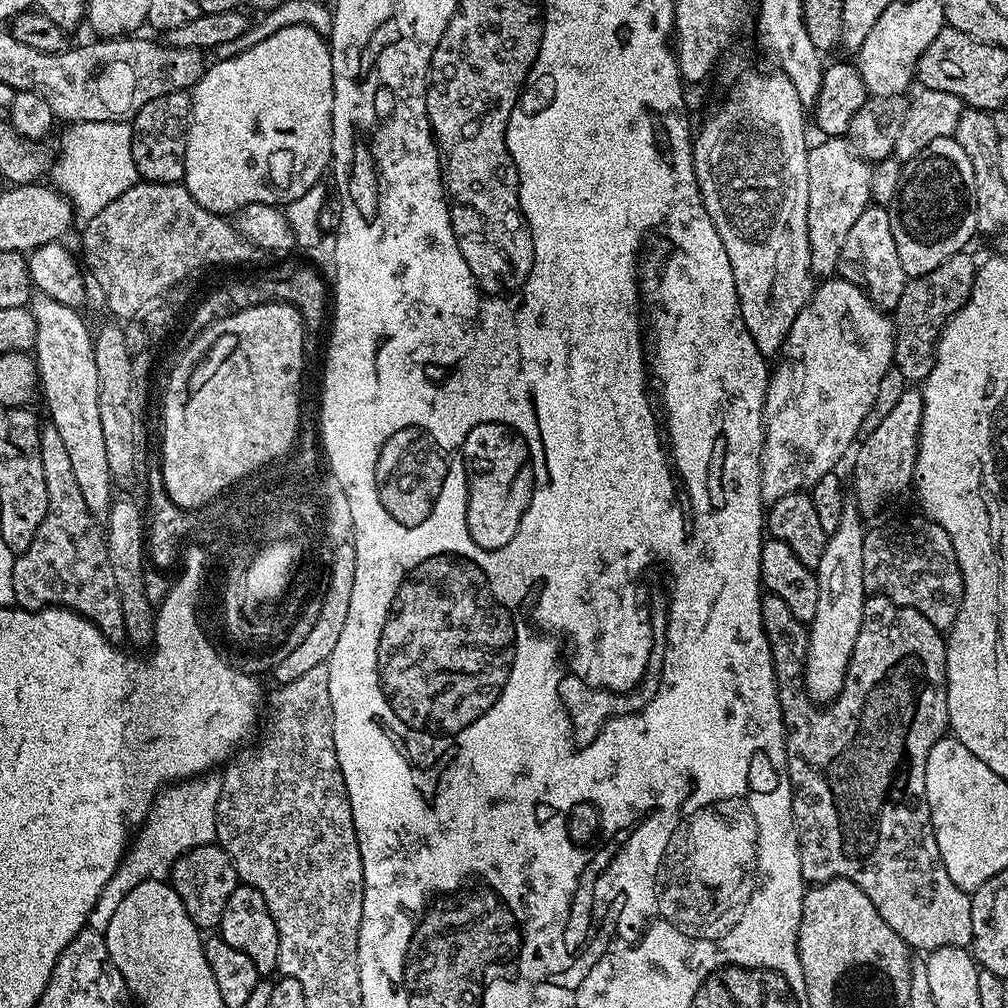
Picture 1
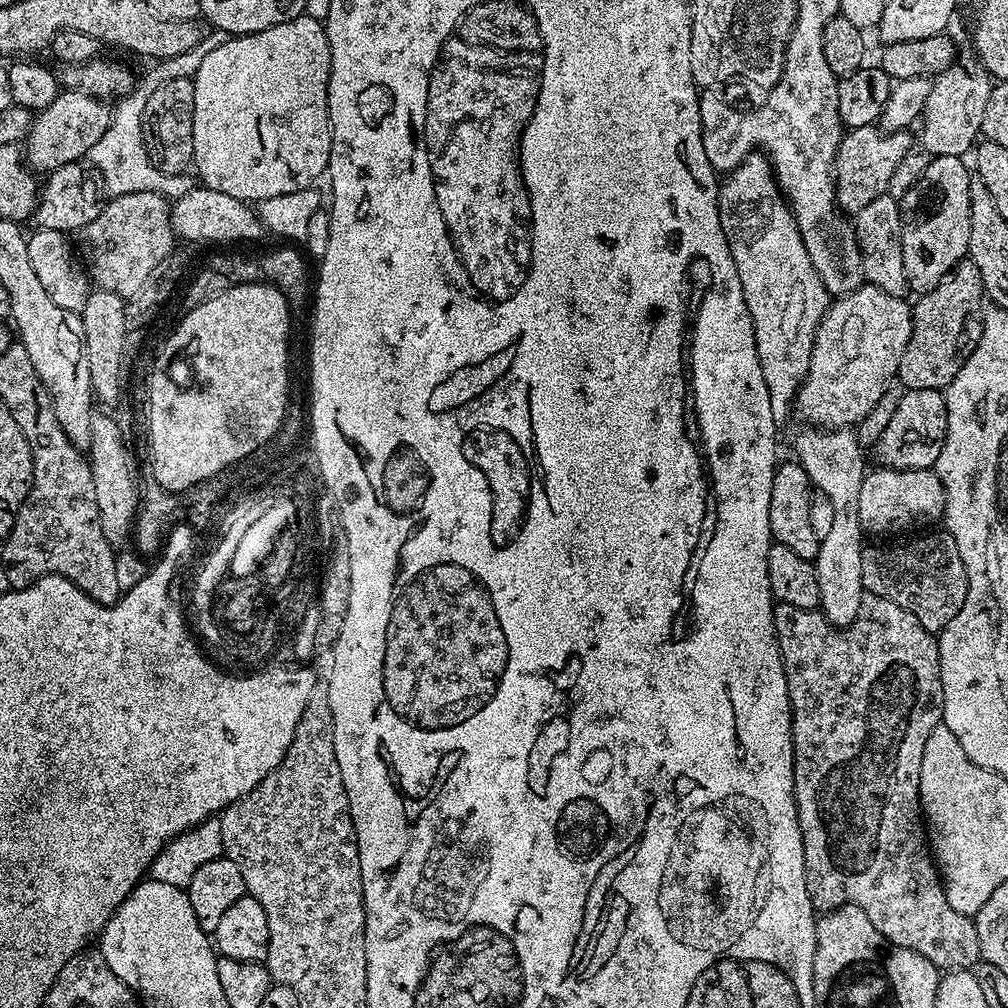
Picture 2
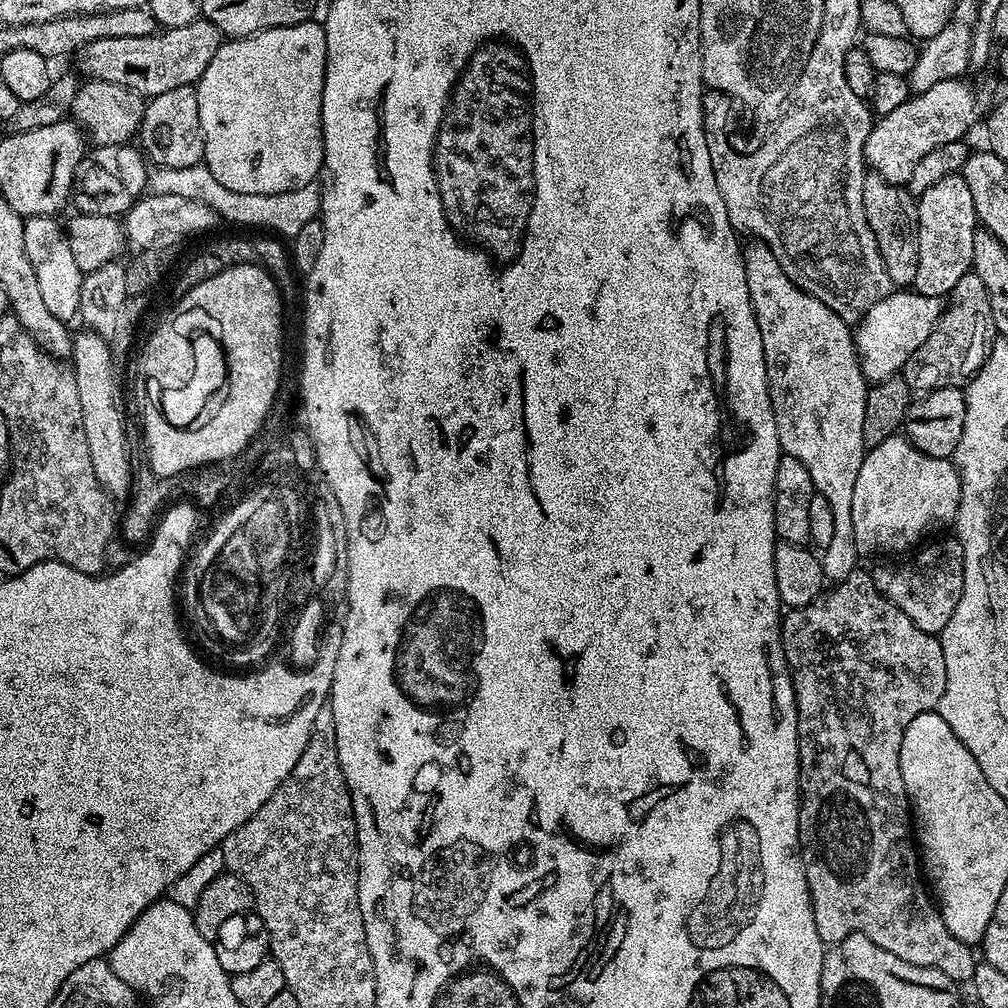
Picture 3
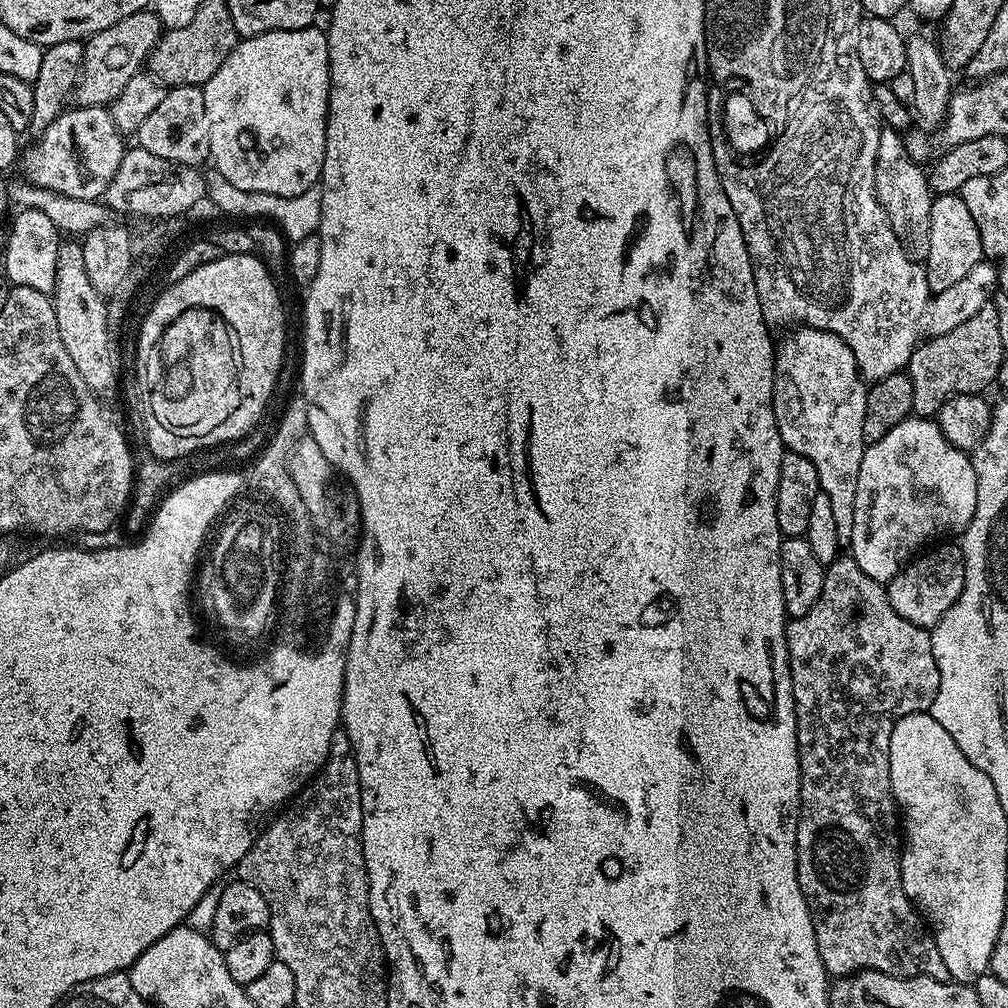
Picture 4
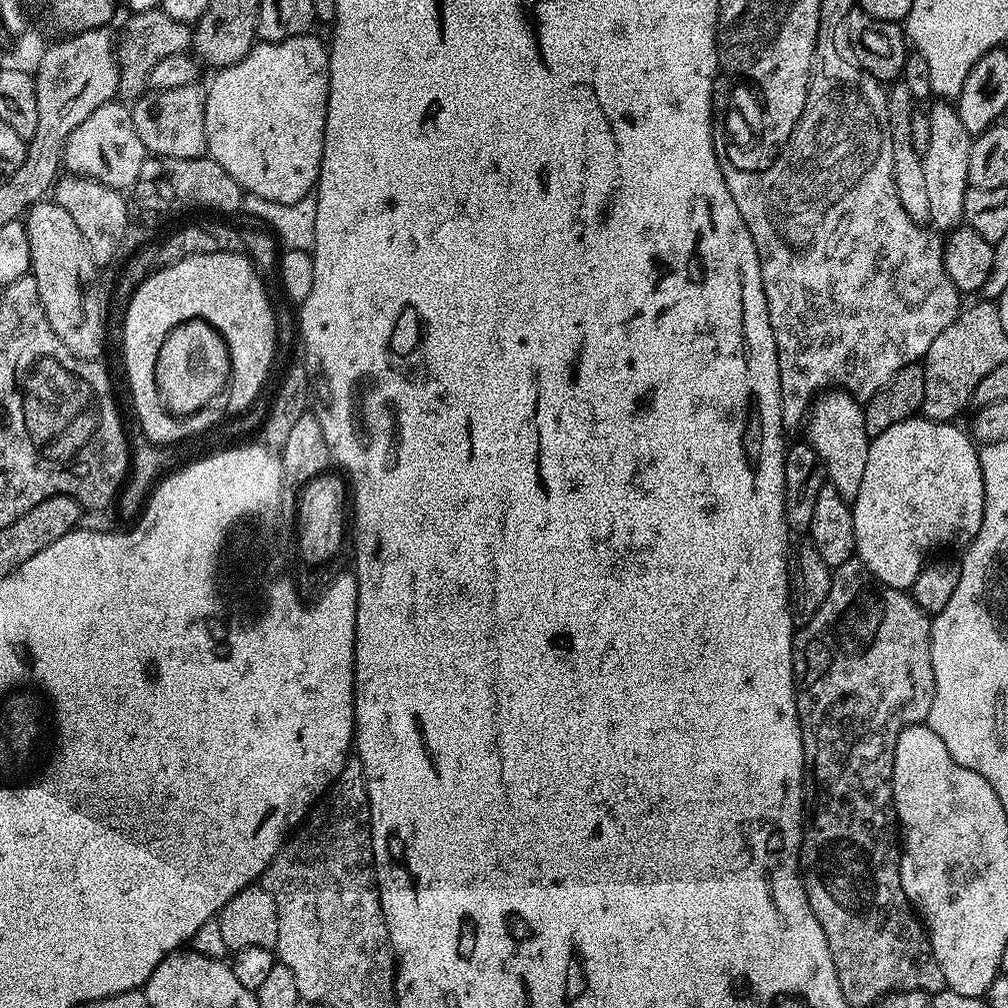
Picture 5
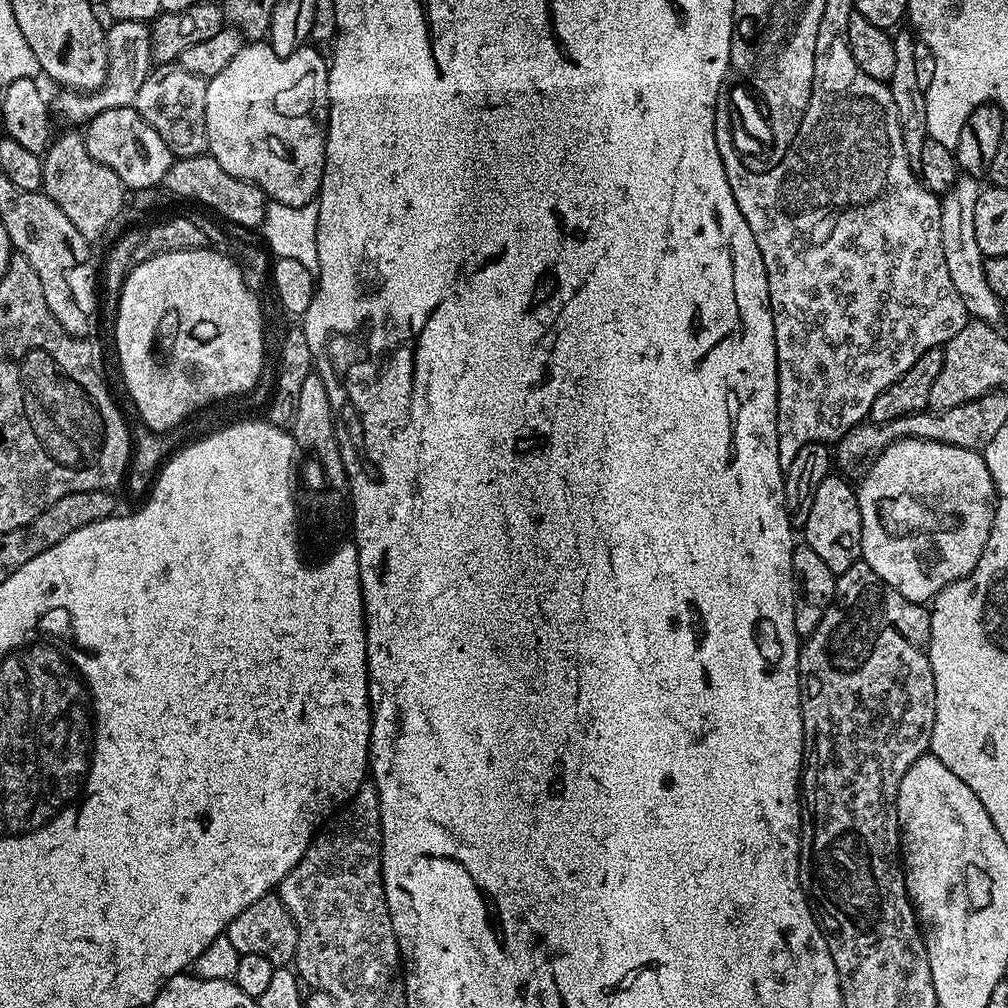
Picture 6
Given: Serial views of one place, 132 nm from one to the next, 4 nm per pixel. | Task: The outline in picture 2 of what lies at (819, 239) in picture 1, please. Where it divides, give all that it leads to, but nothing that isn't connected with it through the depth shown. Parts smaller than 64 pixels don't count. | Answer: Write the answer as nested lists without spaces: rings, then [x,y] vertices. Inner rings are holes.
[[[871,124],[845,133],[840,142],[834,169],[838,200],[845,209],[858,210],[866,206],[866,202],[887,193],[890,178],[894,178],[898,162],[902,162],[902,158],[906,158],[906,154],[913,151],[914,136],[911,134],[908,130],[881,130]]]

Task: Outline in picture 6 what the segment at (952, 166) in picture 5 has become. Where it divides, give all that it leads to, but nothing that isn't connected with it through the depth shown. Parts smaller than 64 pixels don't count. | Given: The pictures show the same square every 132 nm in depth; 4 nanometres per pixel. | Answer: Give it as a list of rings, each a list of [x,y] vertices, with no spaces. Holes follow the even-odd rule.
[[[961,175],[941,197],[942,254],[945,255],[946,270],[953,279],[954,288],[962,298],[969,317],[996,326],[1001,323],[999,320],[1003,303],[990,290],[990,284],[986,281],[984,264],[986,258],[981,254],[978,241],[975,239],[975,203],[980,189],[979,181],[975,177]]]

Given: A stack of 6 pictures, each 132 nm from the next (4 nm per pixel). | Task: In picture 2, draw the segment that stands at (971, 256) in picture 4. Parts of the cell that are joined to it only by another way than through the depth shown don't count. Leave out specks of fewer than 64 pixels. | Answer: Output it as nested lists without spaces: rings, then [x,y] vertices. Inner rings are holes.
[[[935,156],[926,174],[900,202],[902,234],[902,266],[906,266],[906,282],[916,294],[934,290],[953,266],[968,255],[972,229],[972,185],[970,168],[959,156]]]

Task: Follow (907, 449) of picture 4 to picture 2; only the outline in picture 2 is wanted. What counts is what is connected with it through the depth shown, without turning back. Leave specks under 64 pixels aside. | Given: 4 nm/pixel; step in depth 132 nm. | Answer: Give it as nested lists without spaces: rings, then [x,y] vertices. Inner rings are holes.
[[[880,466],[882,468],[876,468],[865,475],[864,481],[862,482],[862,488],[858,490],[858,518],[860,519],[861,529],[865,533],[868,532],[896,532],[892,534],[900,534],[908,528],[911,524],[920,524],[923,520],[936,520],[939,521],[944,515],[944,507],[946,506],[946,494],[944,493],[944,486],[940,481],[940,478],[936,471],[932,468],[891,468],[889,466]]]

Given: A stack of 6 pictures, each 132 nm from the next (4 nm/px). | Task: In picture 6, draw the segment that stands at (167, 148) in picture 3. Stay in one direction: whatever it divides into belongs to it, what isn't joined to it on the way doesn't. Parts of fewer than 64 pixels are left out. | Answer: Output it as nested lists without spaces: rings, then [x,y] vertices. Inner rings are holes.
[[[179,62],[156,64],[152,73],[142,82],[135,102],[135,110],[144,121],[162,137],[173,157],[202,156],[208,152],[206,134],[206,90],[208,80],[190,74]]]

